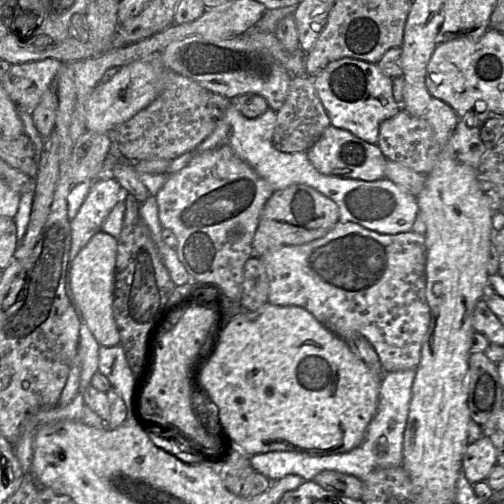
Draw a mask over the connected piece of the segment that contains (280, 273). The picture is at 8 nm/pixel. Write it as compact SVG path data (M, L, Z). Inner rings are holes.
M338 222L324 237L310 243L276 248L261 258L269 280L268 303L307 310L338 337L365 337L378 355L385 372L416 370L427 332L430 311L425 298L425 238L412 231L380 234L356 223Z

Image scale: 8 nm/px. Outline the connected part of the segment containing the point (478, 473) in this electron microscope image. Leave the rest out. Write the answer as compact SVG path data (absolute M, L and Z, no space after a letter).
M482 435L475 442L466 446L461 471L466 479L474 484L486 481L492 468L497 464L497 454L491 439Z

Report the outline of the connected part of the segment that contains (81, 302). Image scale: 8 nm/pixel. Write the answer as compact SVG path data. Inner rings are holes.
M100 231L80 250L69 269L69 285L72 296L96 341L100 346L105 347L120 344L119 332L113 317L117 245L118 240Z

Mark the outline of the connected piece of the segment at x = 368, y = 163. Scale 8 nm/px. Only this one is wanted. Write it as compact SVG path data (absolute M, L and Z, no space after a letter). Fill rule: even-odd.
M330 125L321 137L306 152L309 161L320 173L343 179L376 181L385 177L385 167L388 161L376 144L356 137L347 130Z

